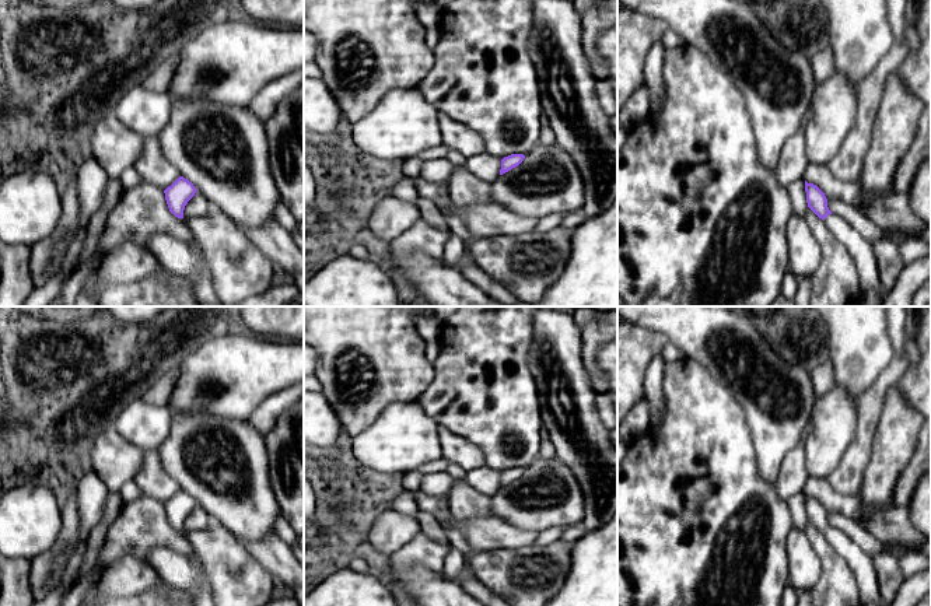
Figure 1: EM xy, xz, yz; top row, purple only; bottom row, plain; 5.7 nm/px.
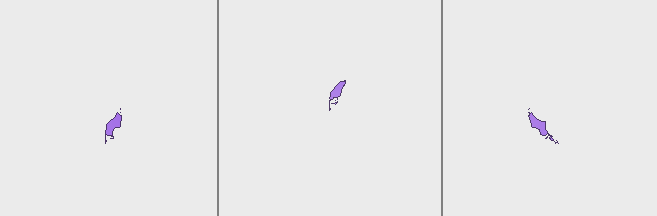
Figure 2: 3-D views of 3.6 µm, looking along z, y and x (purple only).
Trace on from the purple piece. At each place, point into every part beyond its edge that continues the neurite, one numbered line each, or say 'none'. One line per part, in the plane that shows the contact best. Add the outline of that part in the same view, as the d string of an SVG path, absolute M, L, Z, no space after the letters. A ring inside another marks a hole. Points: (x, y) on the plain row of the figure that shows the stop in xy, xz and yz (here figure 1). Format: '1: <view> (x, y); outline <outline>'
1: yz (861, 564); outline M829 528L823 536L846 558L860 589L860 606L883 606L872 558L837 528Z

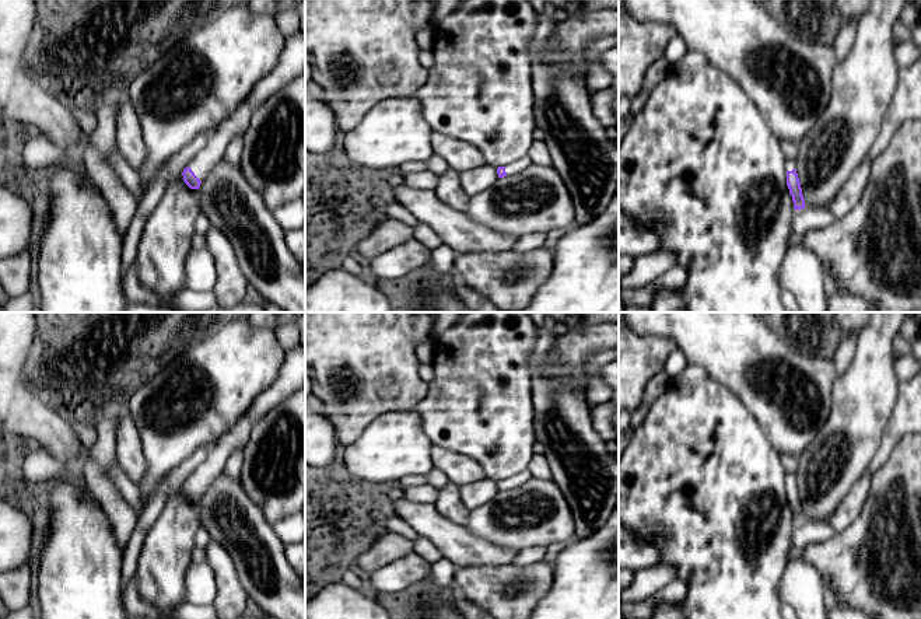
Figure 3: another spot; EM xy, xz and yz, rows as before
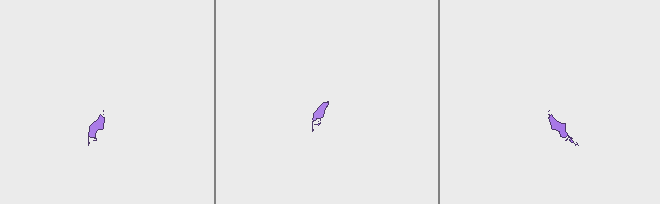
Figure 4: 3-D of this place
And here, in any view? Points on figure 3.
1: xy (291, 377); outline M300 343L286 352L284 363L280 368L277 380L263 391L255 402L251 405L248 412L242 416L242 419L223 437L220 438L209 451L207 459L189 476L189 482L195 486L195 489L203 494L213 483L213 480L221 475L225 469L227 459L230 455L238 450L244 448L245 443L248 441L252 427L255 423L272 408L274 408L279 402L286 399L288 395L305 388L305 347Z

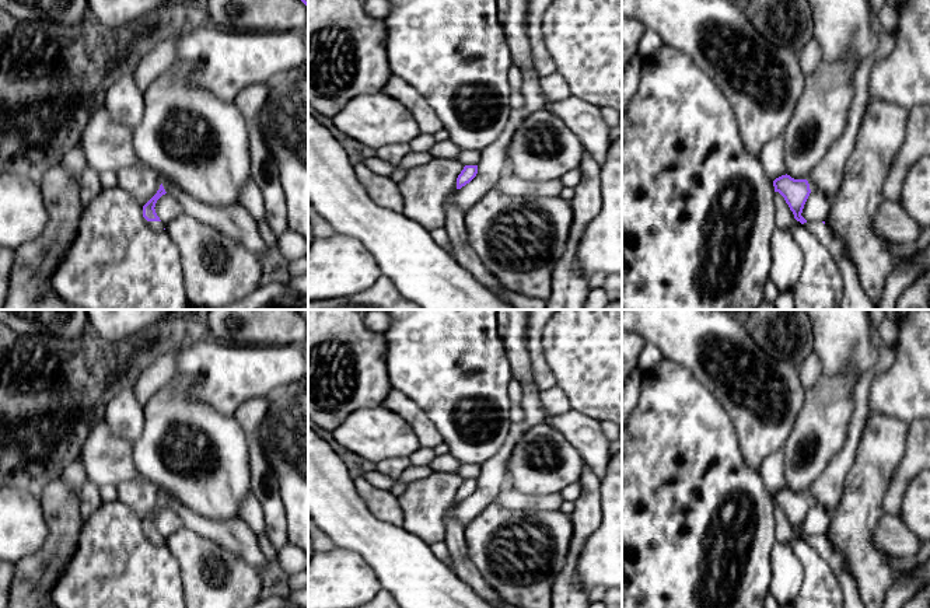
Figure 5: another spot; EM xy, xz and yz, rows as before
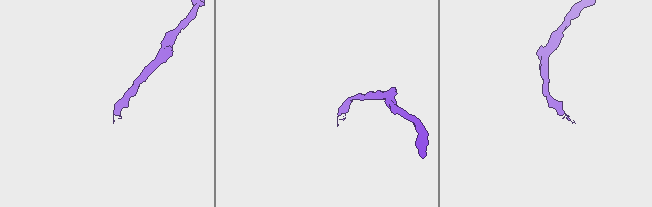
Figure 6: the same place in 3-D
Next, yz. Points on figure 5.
1: yz (825, 549); outline M807 535L804 539L833 570L843 593L843 608L866 608L842 553L822 535Z

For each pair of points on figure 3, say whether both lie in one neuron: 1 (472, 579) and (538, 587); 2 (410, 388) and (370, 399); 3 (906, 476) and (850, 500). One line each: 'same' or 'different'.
1: same
2: same
3: different

